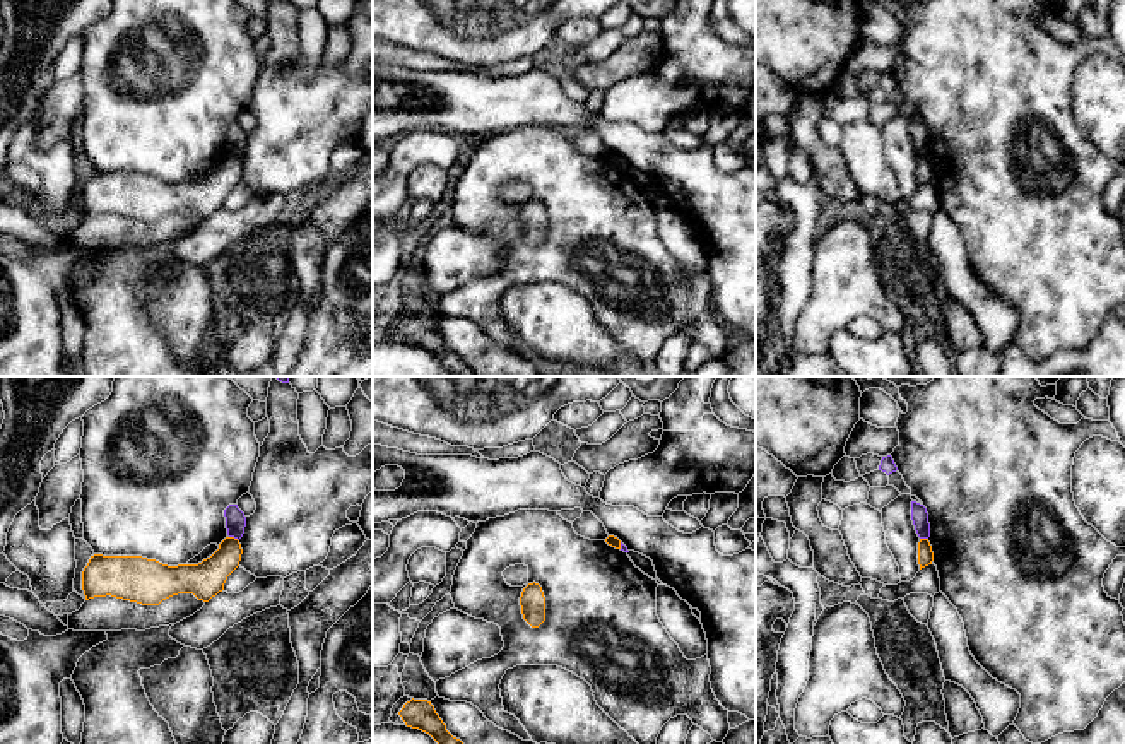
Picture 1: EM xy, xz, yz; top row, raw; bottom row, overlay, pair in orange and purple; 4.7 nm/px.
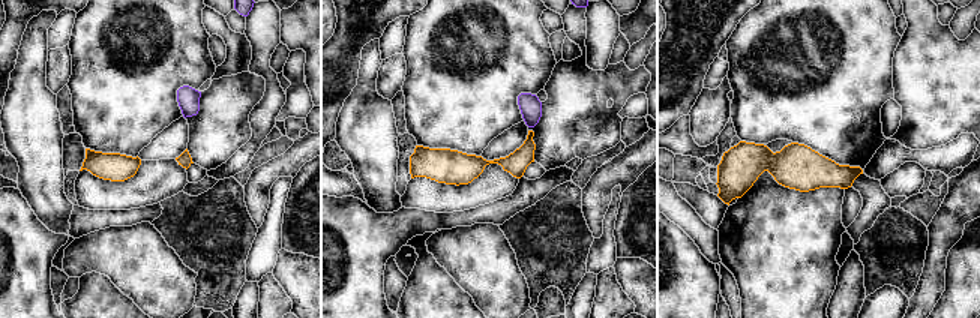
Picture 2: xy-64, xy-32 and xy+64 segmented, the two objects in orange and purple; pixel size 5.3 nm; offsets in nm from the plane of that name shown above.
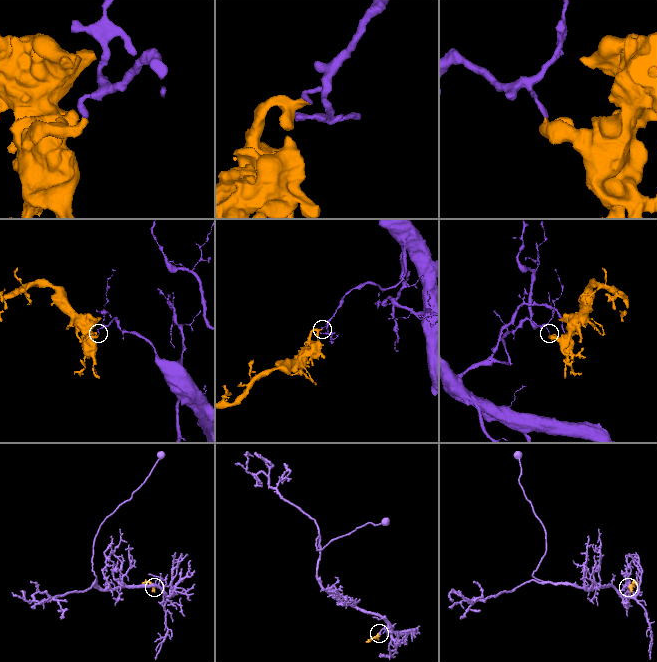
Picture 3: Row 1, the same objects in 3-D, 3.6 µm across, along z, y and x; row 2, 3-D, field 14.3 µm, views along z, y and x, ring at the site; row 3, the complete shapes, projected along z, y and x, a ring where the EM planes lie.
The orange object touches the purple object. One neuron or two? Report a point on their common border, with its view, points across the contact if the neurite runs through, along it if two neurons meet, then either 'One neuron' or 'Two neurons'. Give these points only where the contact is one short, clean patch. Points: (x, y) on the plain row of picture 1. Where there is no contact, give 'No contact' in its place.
Touches orange at xy (233, 154). Boundary: xy (229, 153), (238, 158). Two neurons

